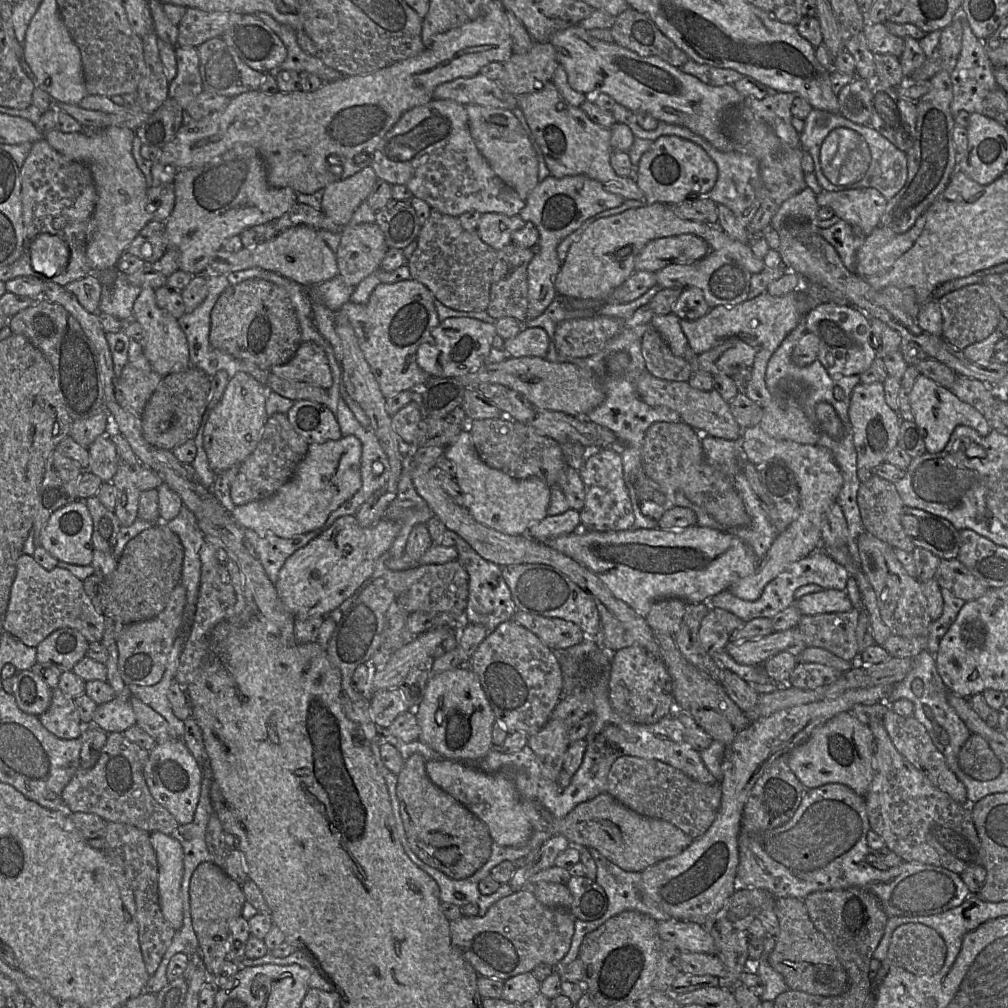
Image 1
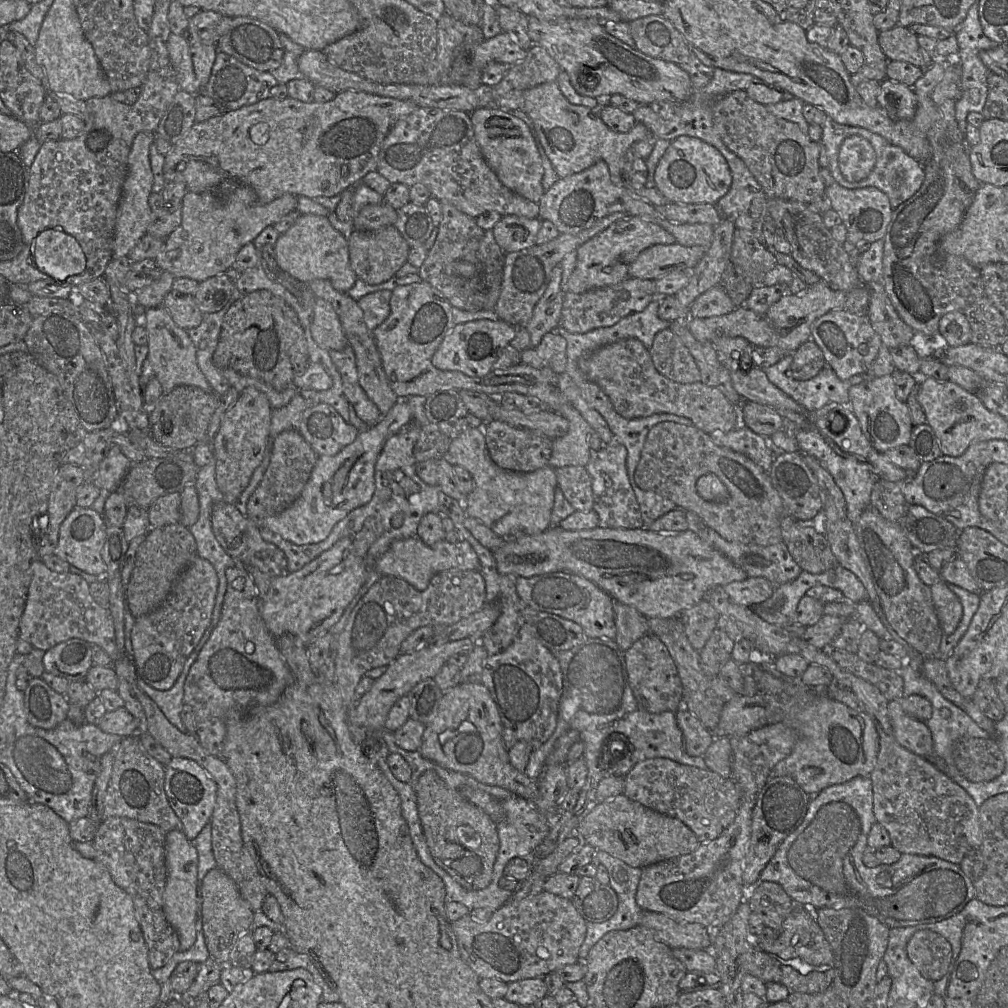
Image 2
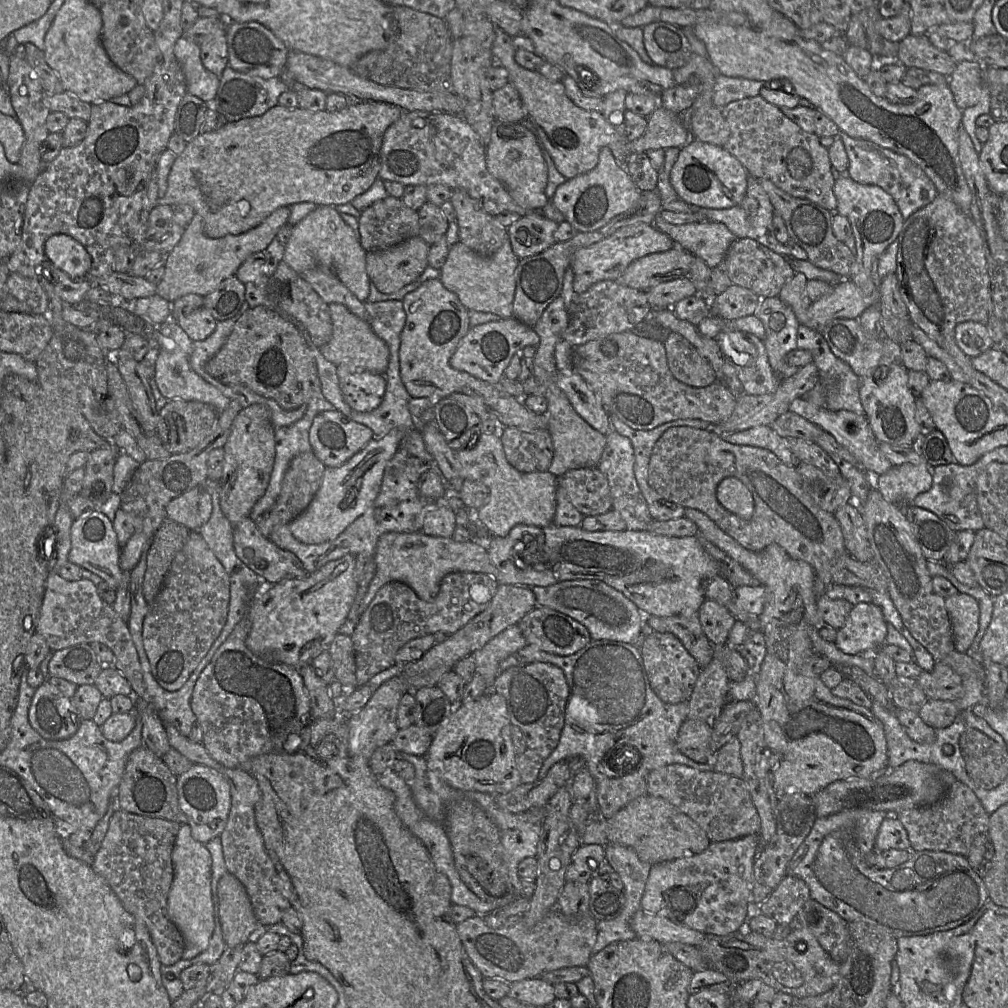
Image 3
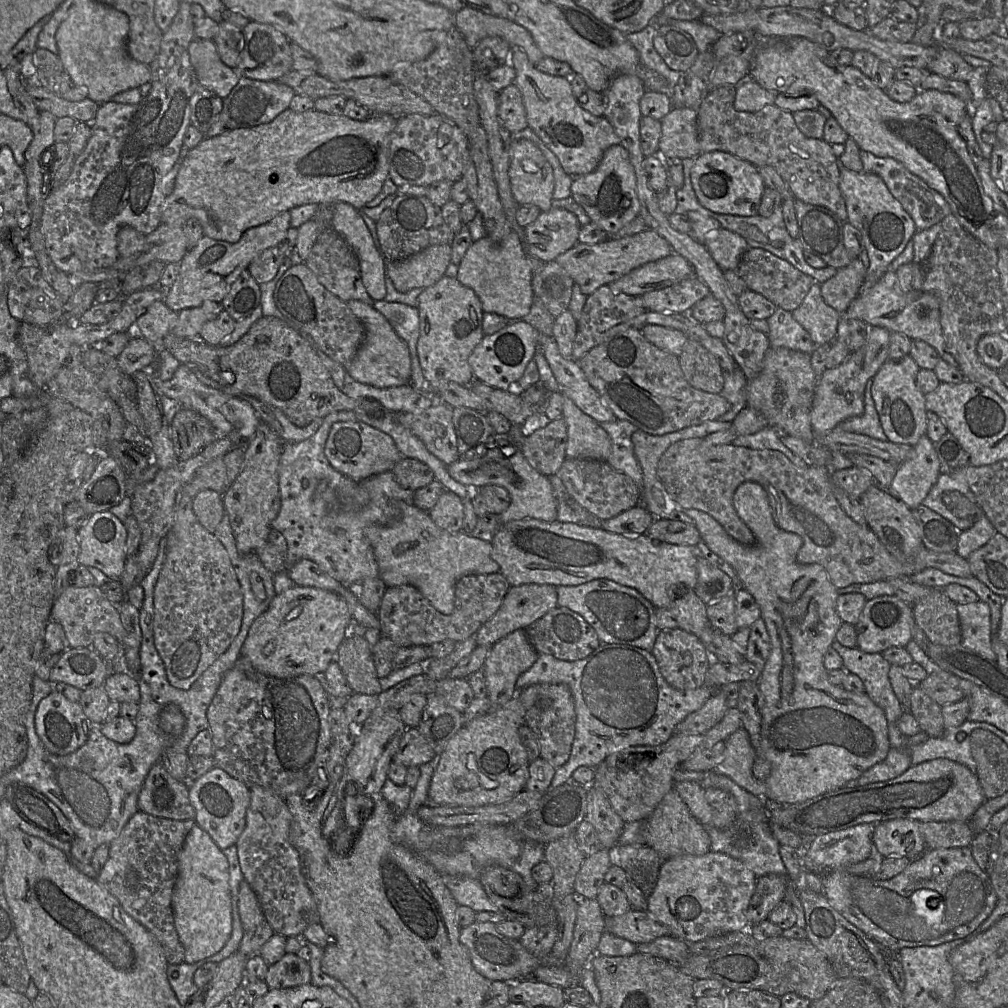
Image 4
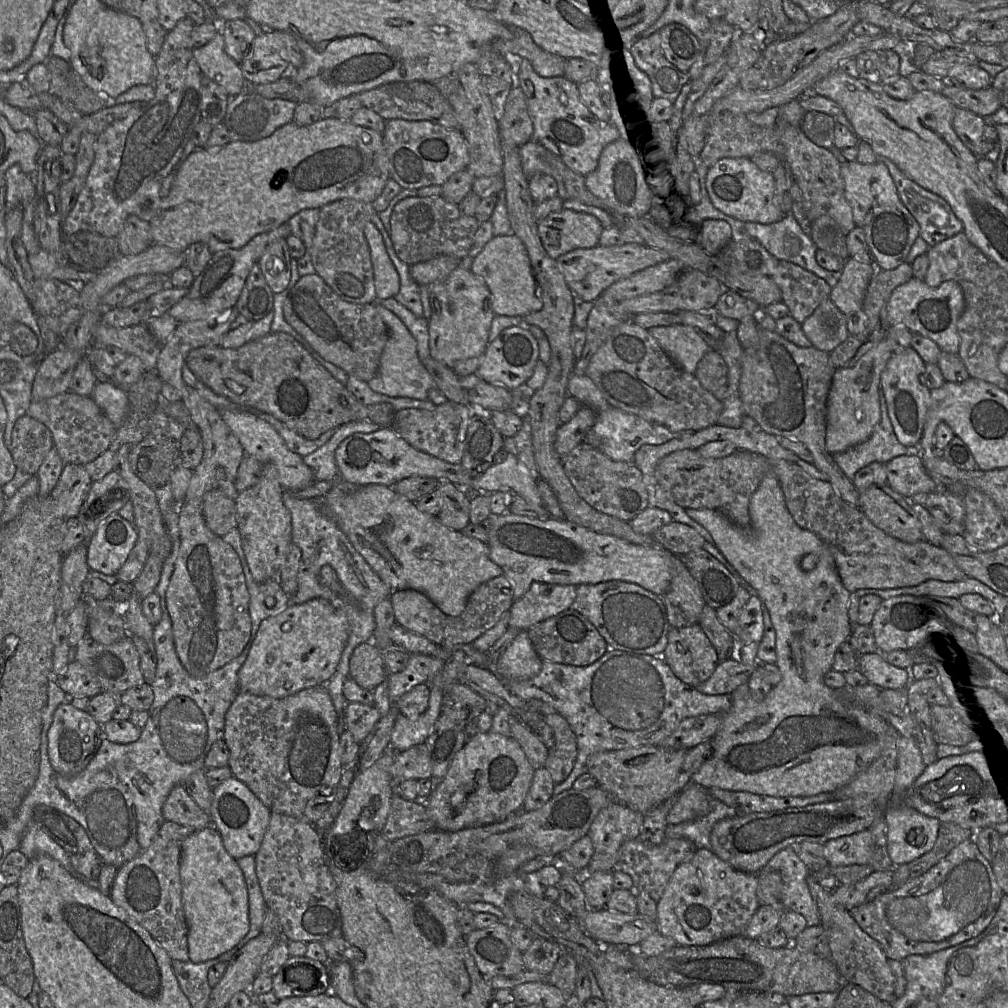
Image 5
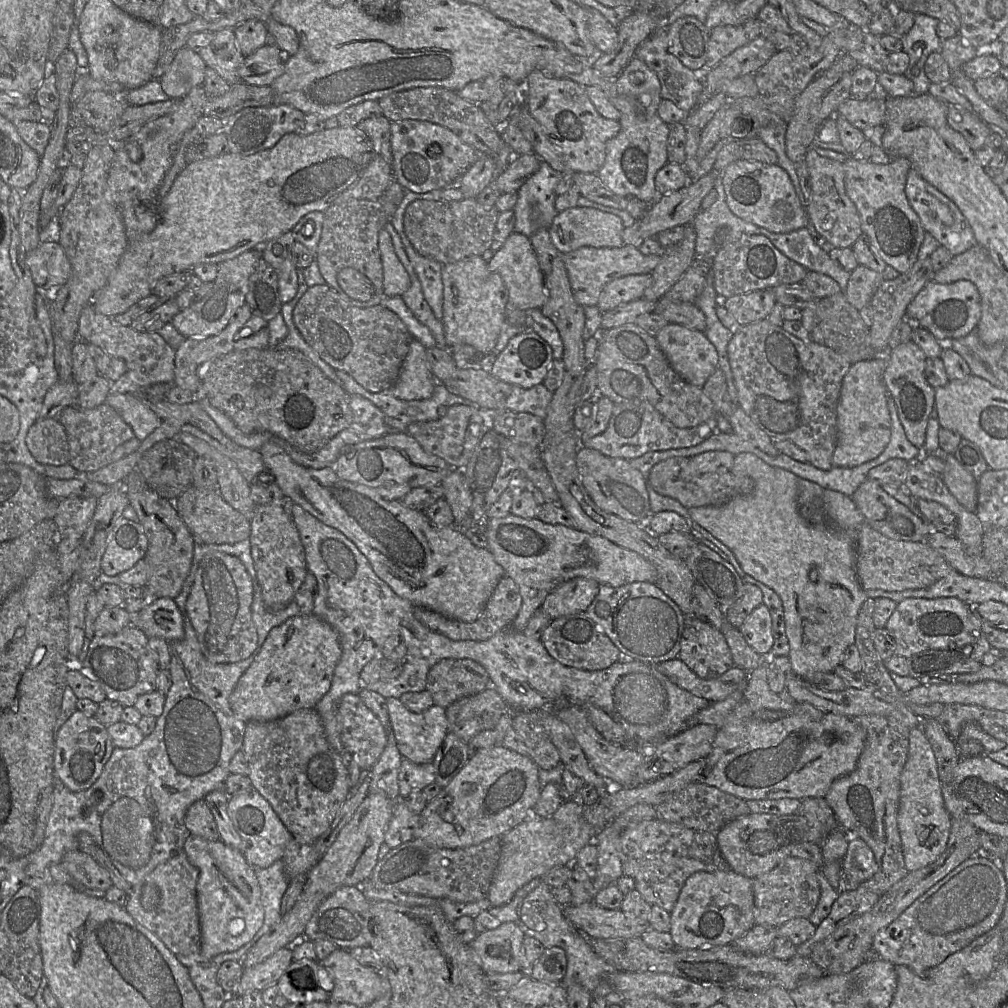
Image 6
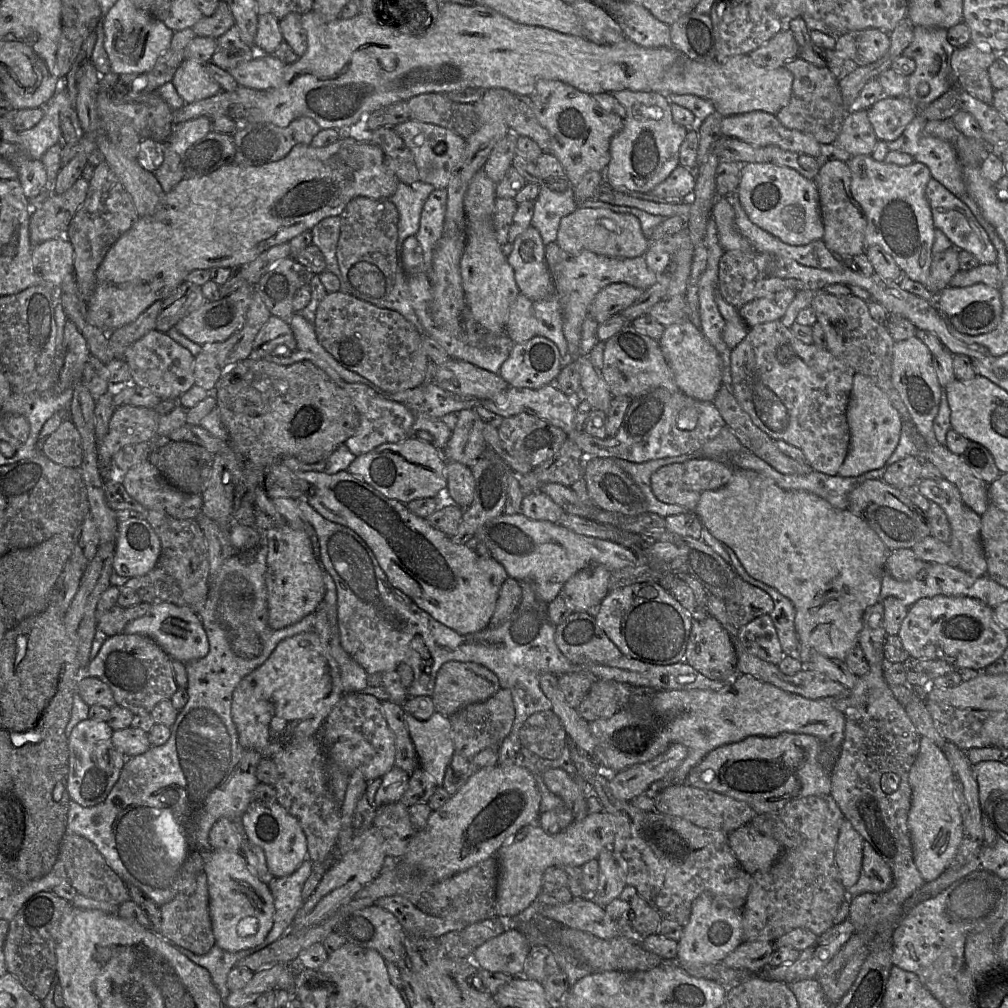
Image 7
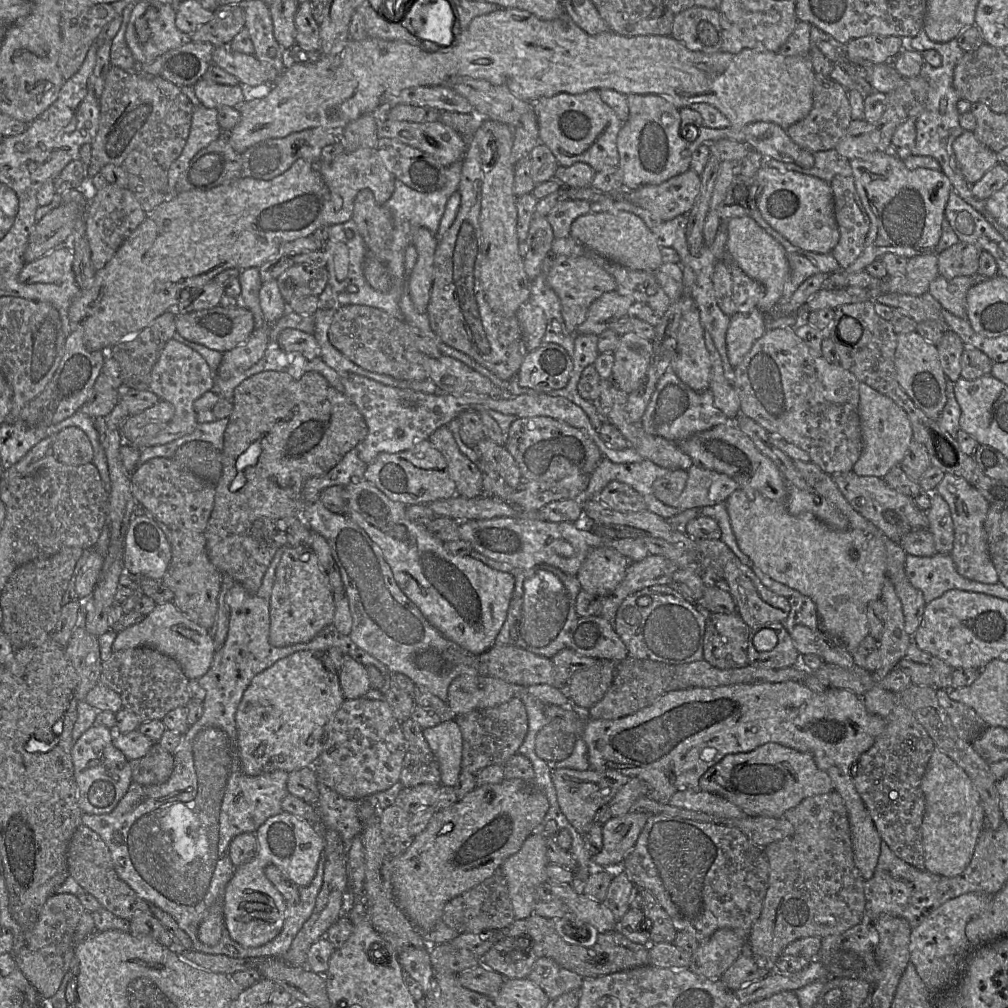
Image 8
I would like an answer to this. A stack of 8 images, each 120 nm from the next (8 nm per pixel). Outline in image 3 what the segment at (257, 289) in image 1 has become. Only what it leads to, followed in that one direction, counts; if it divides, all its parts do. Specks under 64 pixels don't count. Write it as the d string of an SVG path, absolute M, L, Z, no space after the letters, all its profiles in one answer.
M264 305L247 308L241 312L224 346L206 363L205 369L223 384L246 387L274 400L285 410L307 405L313 398L322 396L316 361L303 335L293 323Z

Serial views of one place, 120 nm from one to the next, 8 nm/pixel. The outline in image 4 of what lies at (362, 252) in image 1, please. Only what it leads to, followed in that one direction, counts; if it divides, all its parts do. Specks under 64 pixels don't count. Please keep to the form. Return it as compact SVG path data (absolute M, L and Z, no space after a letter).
M429 246L403 260L386 262L386 276L398 292L427 288L446 275L451 264L451 246Z

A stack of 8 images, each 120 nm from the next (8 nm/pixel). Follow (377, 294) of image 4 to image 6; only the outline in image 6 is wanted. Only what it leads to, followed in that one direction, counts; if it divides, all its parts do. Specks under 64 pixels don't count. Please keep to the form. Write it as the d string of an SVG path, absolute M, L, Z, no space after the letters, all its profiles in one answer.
M381 229L378 234L378 246L383 265L383 287L386 296L402 296L410 287L410 277L399 260L390 234Z

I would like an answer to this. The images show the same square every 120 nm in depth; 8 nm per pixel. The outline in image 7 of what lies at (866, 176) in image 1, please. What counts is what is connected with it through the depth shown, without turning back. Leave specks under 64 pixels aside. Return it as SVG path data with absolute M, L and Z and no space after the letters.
M933 178L927 184L926 198L932 209L935 228L941 230L948 237L953 244L952 247L971 253L980 264L995 264L997 262L998 252L989 235L961 199Z

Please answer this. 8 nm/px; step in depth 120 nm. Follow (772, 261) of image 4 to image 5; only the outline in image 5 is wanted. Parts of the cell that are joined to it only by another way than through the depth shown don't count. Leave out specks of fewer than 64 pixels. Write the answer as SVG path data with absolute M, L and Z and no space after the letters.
M785 260L778 261L770 278L780 288L781 301L789 308L790 315L800 324L815 311L824 299L829 298L832 290L832 287L824 279L797 264Z

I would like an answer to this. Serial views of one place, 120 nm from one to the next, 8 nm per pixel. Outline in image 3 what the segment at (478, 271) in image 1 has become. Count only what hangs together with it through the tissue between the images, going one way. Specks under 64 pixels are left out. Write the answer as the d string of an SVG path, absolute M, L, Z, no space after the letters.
M453 190L450 202L457 219L459 242L477 254L491 256L501 248L506 240L509 240L507 228L498 222L496 215L486 213L479 202L472 198L465 190Z

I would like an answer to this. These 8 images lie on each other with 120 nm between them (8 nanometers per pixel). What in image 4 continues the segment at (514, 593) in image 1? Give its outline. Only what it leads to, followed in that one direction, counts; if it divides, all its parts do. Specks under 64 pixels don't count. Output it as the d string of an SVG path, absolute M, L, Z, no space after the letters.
M595 579L575 586L557 586L557 605L581 615L596 631L601 643L626 644L652 651L660 630L656 623L656 608L637 590L608 579Z

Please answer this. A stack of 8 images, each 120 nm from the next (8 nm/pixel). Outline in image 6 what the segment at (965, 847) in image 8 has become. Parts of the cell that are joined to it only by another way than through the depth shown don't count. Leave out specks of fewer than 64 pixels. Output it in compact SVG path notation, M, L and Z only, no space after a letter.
M920 726L911 729L909 734L907 760L900 777L897 824L908 871L929 865L945 851L952 817L944 805L942 782L939 778L935 755Z

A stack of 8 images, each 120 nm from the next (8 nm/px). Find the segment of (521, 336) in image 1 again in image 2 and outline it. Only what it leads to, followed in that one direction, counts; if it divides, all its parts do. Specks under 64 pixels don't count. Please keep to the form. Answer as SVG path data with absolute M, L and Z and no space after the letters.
M545 334L535 348L520 352L522 363L534 368L549 368L556 374L566 372L566 340L559 334Z

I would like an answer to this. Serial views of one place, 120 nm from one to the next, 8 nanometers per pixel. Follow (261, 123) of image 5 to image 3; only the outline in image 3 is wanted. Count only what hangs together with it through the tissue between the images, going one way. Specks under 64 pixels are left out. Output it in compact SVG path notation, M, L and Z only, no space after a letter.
M230 66L223 70L219 78L220 83L214 101L228 122L263 115L270 108L278 105L278 98L283 92L290 90L289 85L281 78L263 79L241 73Z

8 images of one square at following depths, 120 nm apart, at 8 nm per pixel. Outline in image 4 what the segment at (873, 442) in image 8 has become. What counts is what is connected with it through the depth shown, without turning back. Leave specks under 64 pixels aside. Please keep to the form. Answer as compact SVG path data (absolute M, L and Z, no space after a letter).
M869 326L865 344L841 364L823 372L818 380L812 403L810 419L816 437L836 428L841 422L864 411L866 384L888 360L890 331L879 326Z

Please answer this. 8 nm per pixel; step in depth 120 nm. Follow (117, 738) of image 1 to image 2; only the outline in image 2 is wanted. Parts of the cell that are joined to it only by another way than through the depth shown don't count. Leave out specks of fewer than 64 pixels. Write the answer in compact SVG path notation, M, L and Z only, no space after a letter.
M137 736L123 737L115 749L111 778L98 818L102 821L111 817L125 817L150 823L165 832L183 831L183 824L171 808L165 793L165 768L150 756Z

